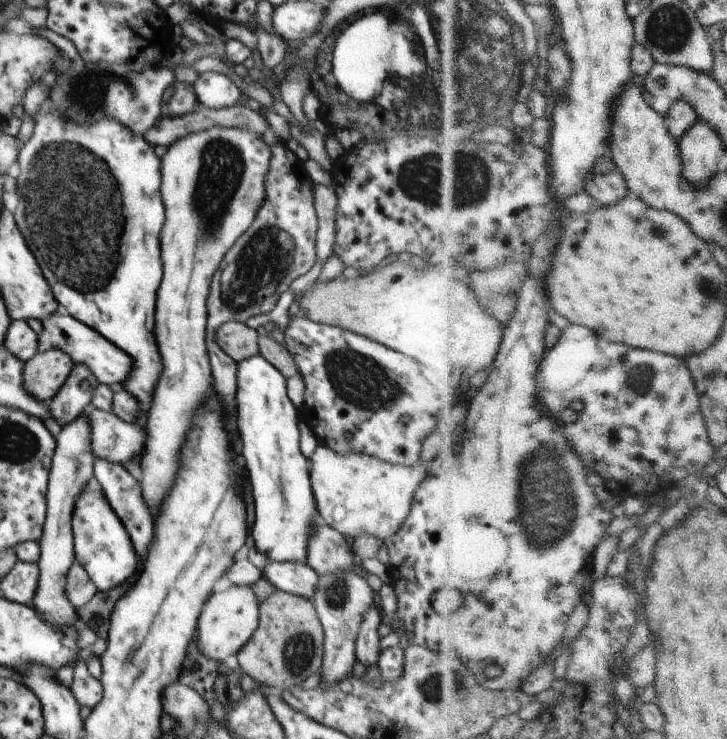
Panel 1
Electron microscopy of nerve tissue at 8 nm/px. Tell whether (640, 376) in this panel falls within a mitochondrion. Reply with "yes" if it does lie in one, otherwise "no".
yes

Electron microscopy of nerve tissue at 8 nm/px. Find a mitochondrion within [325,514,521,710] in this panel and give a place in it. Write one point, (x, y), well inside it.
(432, 687)

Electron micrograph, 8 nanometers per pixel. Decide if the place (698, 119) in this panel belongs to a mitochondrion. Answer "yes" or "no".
no

